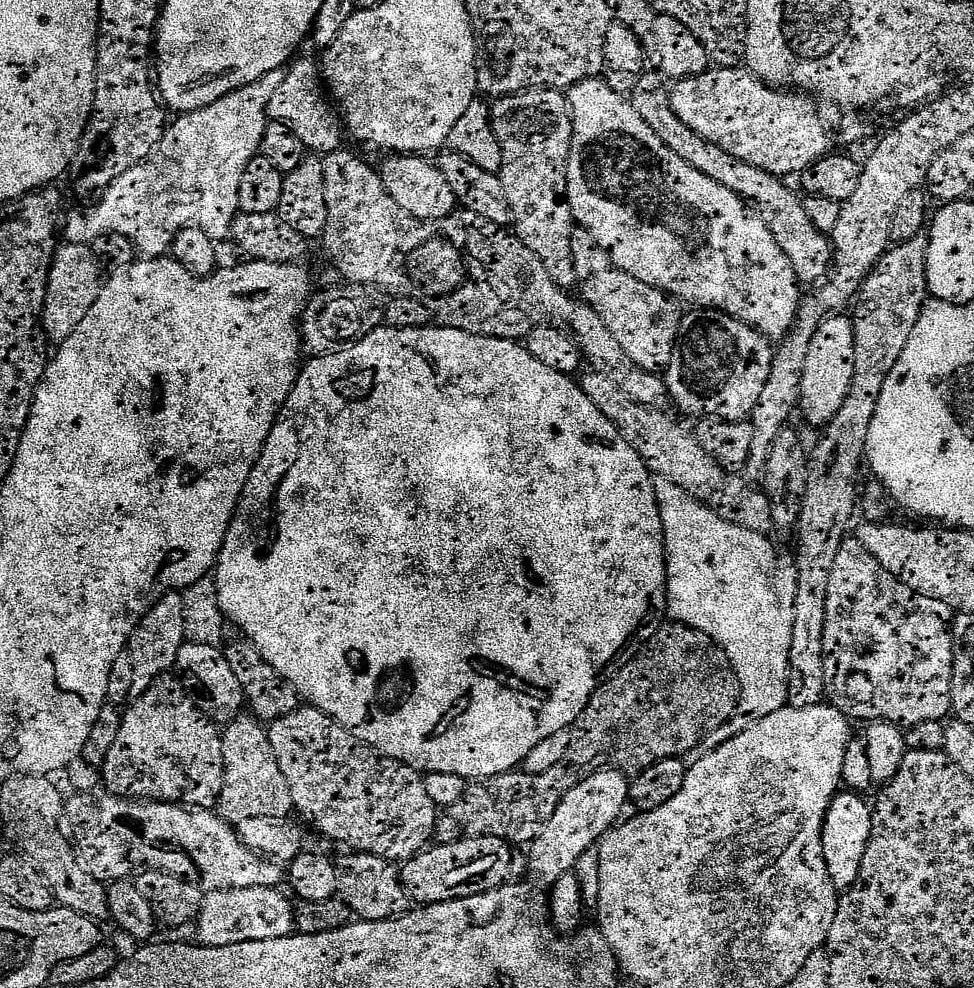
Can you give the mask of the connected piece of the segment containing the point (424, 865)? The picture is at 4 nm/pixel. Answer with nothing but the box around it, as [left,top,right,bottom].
[400,834,513,906]

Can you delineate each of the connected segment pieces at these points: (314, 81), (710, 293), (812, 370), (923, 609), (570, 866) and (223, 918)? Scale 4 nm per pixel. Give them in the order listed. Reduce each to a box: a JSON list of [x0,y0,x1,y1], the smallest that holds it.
[[269,56,344,155],[566,79,802,338],[798,314,854,426],[824,538,954,730],[532,766,630,886],[196,886,292,948]]

